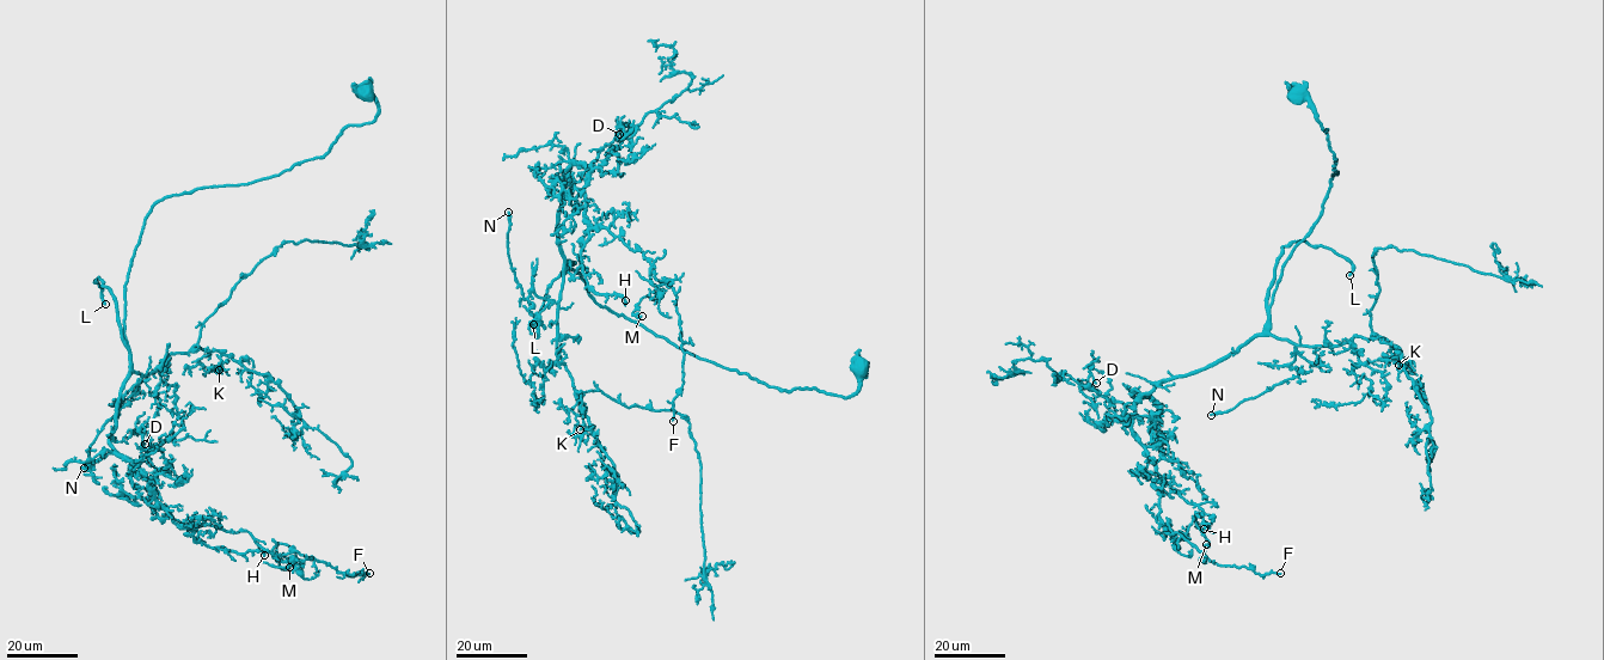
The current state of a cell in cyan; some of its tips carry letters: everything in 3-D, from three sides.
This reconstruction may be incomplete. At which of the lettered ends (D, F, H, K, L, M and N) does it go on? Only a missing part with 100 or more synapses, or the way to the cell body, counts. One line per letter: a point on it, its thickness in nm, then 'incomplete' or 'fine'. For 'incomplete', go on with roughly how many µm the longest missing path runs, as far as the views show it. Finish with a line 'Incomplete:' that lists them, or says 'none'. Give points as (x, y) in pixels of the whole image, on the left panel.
D: (145, 444) | 100 nm | fine
F: (369, 573) | 130 nm | fine
H: (264, 555) | 170 nm | fine
K: (219, 370) | 110 nm | fine
L: (105, 304) | 240 nm | incomplete | 250 µm
M: (289, 567) | 190 nm | fine
N: (84, 468) | 180 nm | fine
Incomplete: L

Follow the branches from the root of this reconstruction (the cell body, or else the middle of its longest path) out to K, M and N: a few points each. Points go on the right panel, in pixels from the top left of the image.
K: (1295, 92), (1328, 129), (1339, 173), (1283, 267), (1269, 331), (1333, 347), (1383, 337), (1399, 365)
M: (1295, 92), (1339, 173), (1268, 323), (1133, 407), (1161, 521), (1179, 539), (1193, 518), (1206, 544)
N: (1295, 92), (1328, 129), (1339, 173), (1271, 305), (1269, 331), (1296, 346), (1298, 374), (1211, 415)

